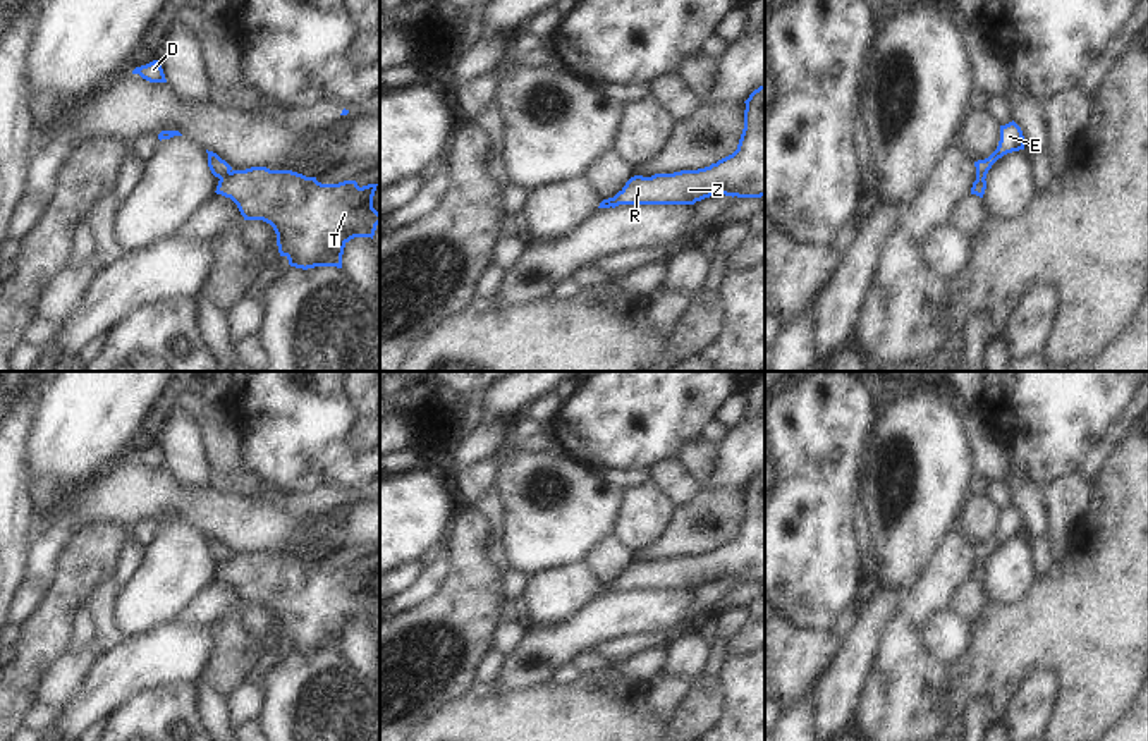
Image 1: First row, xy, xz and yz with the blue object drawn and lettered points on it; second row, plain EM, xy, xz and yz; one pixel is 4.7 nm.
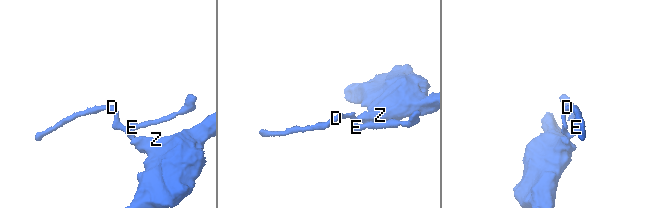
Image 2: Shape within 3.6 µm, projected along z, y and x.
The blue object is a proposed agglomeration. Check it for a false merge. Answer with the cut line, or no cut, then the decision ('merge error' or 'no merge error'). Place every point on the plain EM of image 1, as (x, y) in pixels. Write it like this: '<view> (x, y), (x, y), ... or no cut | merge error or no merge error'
xy (231, 557), (220, 564) | merge error

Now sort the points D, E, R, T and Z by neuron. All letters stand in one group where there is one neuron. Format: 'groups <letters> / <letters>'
groups D E / R T Z

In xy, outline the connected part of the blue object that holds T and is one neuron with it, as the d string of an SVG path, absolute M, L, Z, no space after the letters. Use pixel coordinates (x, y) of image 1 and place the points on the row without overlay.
M251 552L232 555L222 562L217 579L230 583L244 605L263 605L277 619L280 641L296 653L337 652L342 653L345 629L354 622L375 621L380 598L373 593L373 581L378 569L359 573L356 566L321 569L316 562L306 562L292 555L270 555Z

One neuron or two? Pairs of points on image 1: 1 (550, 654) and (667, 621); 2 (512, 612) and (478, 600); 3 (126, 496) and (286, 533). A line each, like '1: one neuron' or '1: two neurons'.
1: one neuron
2: two neurons
3: one neuron

